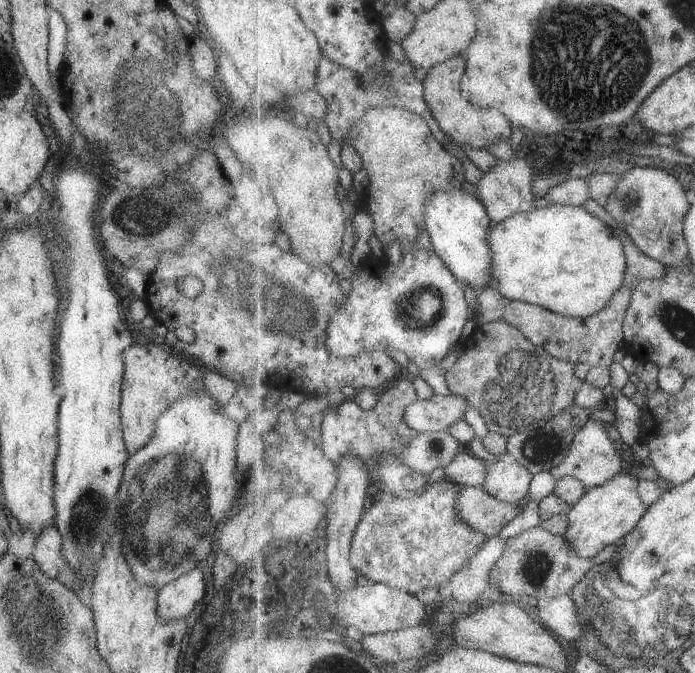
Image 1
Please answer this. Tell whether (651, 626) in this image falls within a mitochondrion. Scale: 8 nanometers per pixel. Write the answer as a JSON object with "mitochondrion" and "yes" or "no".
{"mitochondrion":"yes"}

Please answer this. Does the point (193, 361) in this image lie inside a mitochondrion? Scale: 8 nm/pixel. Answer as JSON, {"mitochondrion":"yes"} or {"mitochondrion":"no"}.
{"mitochondrion":"no"}

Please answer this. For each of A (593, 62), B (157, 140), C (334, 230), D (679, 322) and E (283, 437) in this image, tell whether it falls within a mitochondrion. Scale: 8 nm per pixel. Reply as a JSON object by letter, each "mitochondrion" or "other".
{"A":"mitochondrion","B":"mitochondrion","C":"other","D":"mitochondrion","E":"other"}

